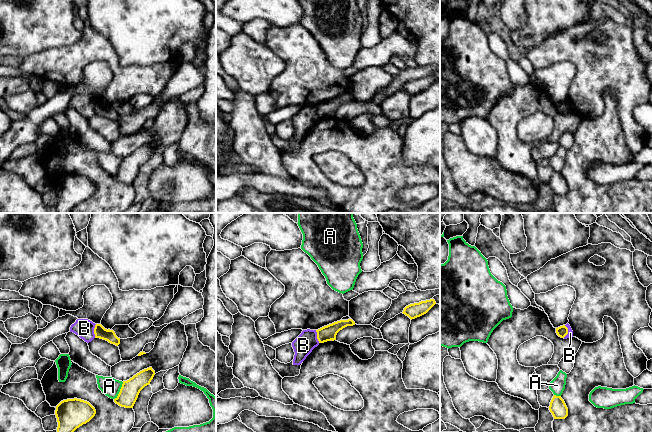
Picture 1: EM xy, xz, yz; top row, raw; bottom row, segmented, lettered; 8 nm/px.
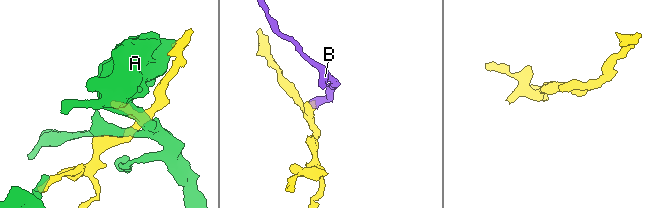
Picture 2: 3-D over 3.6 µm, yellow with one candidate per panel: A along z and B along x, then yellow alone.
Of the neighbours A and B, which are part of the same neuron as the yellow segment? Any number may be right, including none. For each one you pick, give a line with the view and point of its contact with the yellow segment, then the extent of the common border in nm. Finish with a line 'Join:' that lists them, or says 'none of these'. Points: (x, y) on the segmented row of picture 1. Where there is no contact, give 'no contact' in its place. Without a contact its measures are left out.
B: xy (94, 331) | 110 nm
Join: B

